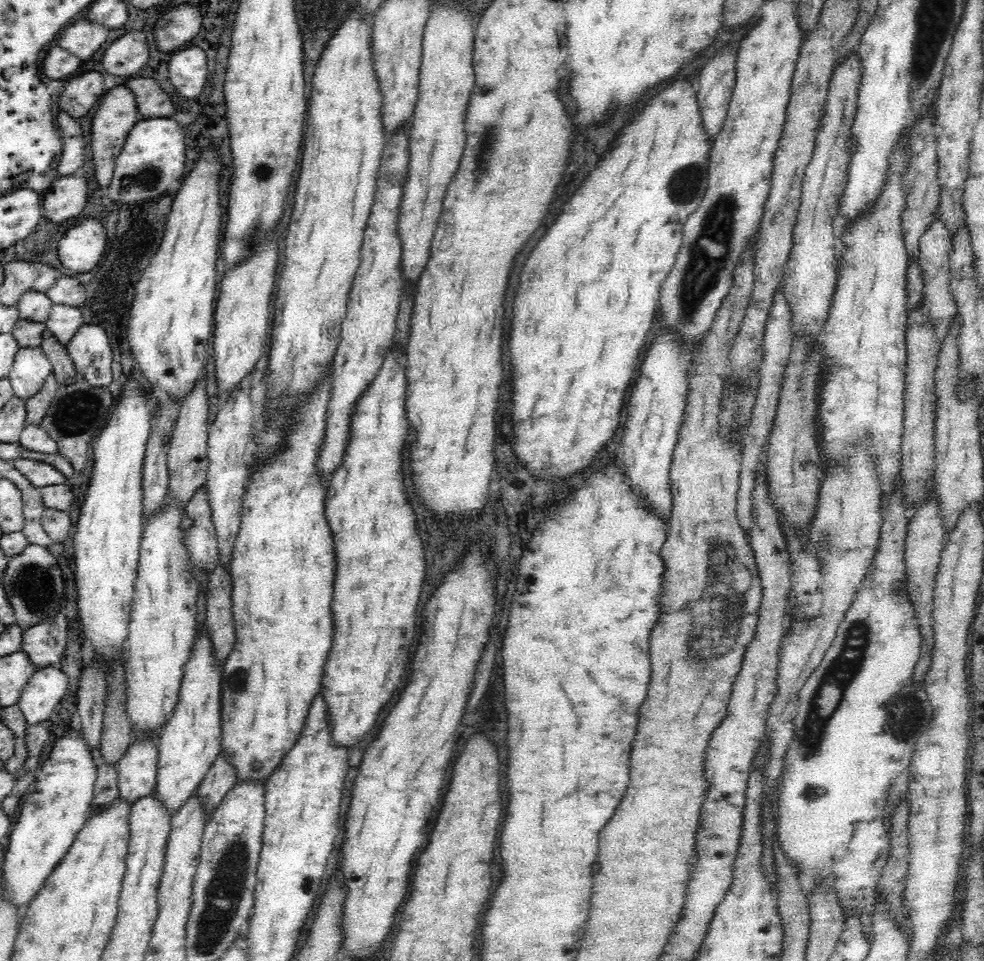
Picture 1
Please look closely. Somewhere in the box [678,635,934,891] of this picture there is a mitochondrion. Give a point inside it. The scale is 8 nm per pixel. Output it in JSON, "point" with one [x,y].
{"point":[906,720]}

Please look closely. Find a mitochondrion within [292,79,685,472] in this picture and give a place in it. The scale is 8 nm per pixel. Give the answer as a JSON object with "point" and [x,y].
{"point":[479,166]}

